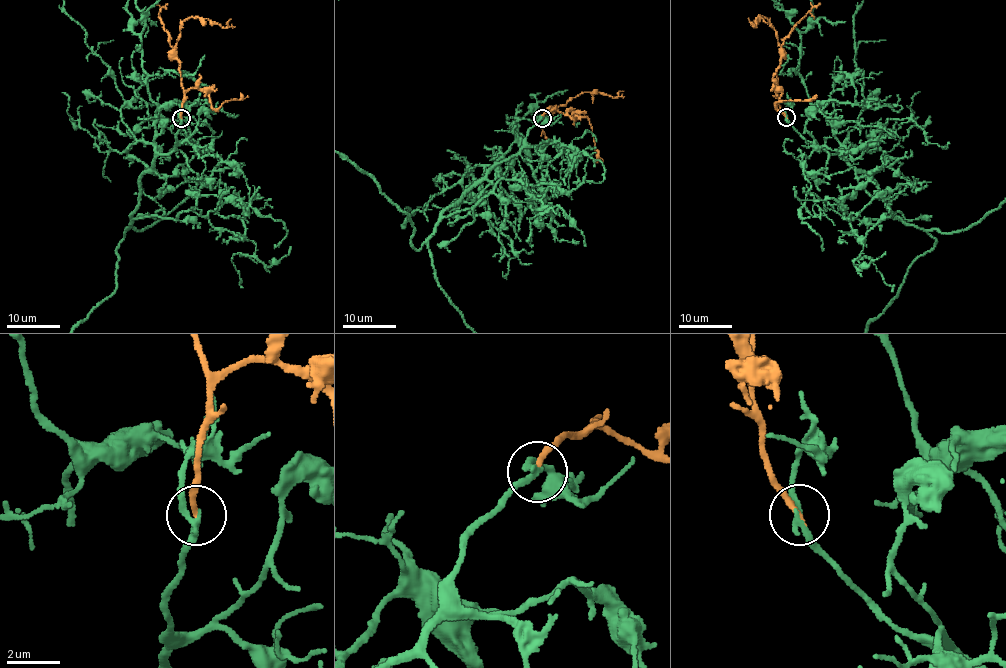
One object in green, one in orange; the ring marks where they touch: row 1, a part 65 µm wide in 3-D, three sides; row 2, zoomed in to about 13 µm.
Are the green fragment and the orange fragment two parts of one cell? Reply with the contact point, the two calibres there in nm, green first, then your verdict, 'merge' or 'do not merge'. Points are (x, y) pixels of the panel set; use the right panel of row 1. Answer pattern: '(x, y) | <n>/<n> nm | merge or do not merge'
(786, 117) | 240/200 nm | merge

